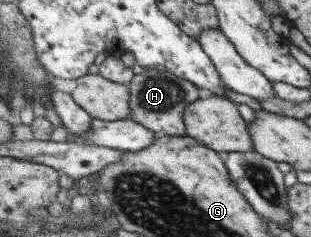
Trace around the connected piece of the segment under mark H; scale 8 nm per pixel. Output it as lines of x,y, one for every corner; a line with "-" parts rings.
150,68
136,74
128,85
131,95
129,118
160,135
187,135
184,112
186,106
201,98
201,89
190,80
177,76
165,68

